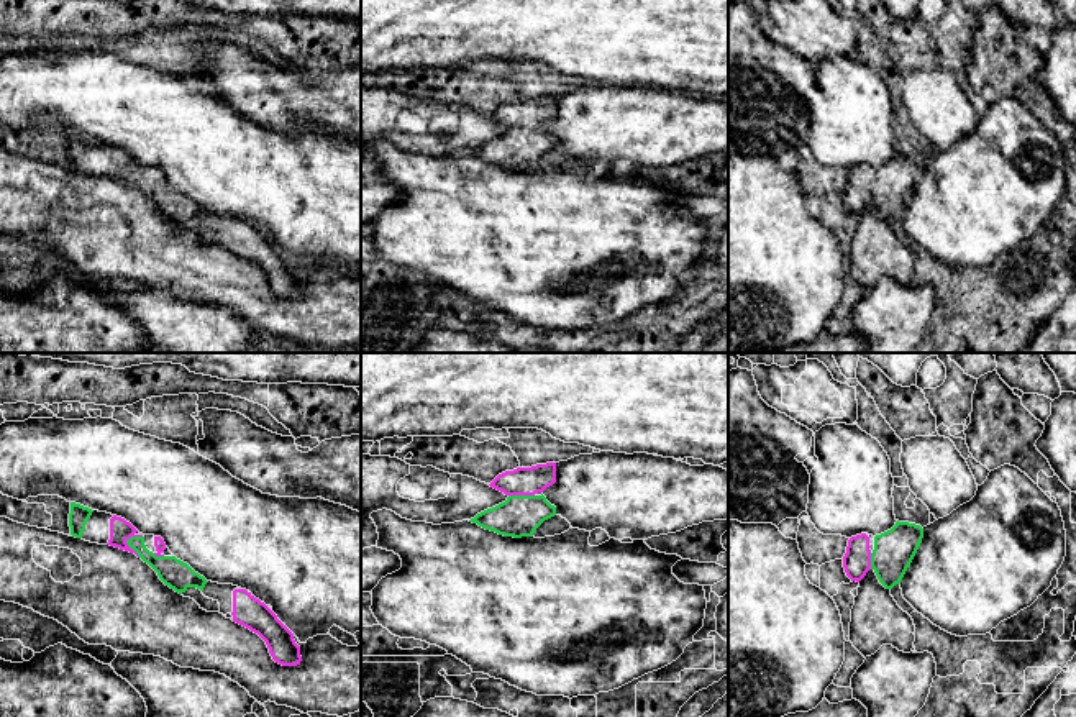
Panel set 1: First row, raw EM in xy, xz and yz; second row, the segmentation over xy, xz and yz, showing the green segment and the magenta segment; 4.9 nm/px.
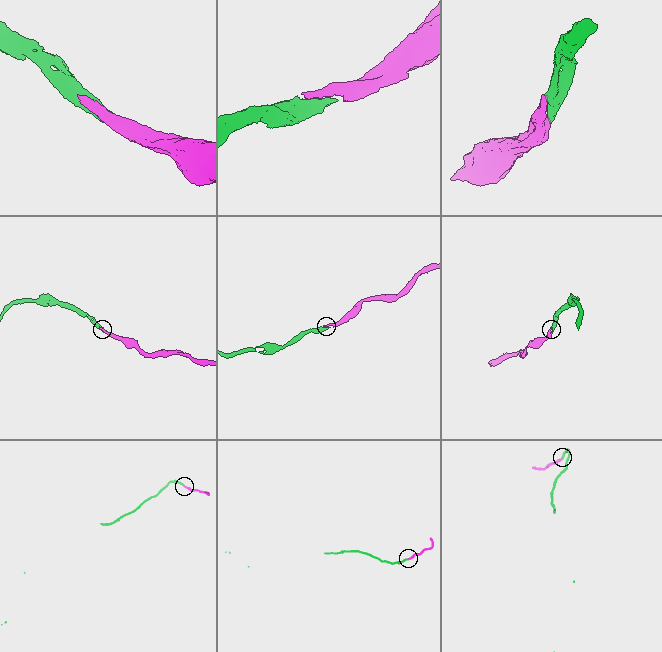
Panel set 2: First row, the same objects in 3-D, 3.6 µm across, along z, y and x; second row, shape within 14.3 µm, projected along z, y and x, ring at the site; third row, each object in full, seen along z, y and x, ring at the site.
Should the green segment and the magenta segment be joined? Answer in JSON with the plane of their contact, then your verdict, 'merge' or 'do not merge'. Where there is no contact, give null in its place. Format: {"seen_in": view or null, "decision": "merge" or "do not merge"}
{"seen_in": "xy", "decision": "merge"}

